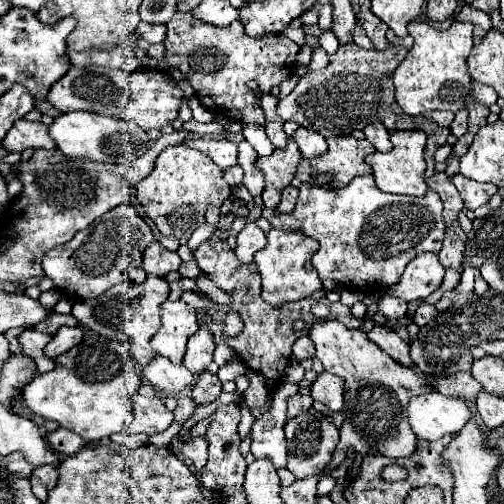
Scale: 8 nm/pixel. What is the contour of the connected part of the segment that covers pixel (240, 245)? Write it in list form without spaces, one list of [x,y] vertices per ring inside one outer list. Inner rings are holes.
[[[248,222],[238,234],[234,254],[240,262],[250,264],[254,258],[254,252],[262,250],[264,246],[266,246],[266,234],[254,222]]]

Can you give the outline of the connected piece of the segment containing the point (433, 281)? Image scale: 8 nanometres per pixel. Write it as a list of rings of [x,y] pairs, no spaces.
[[[420,254],[406,266],[400,282],[386,288],[386,294],[402,298],[406,302],[426,298],[440,288],[442,278],[444,278],[444,266],[438,262],[438,256]]]

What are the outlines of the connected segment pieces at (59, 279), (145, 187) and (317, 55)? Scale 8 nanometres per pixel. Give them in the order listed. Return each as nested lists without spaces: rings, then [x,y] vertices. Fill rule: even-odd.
[[[122,204],[118,208],[112,208],[86,230],[78,232],[68,244],[52,248],[44,256],[42,268],[44,274],[54,280],[60,292],[82,300],[94,298],[108,290],[112,284],[128,280],[133,286],[142,284],[146,279],[142,256],[152,240],[152,228],[138,216],[136,208],[132,204]]]
[[[184,144],[166,148],[154,164],[154,170],[136,184],[136,198],[144,212],[152,218],[164,236],[190,236],[196,226],[204,224],[204,214],[210,206],[220,208],[232,194],[232,188],[222,178],[222,168],[210,156]]]
[[[323,48],[314,49],[312,59],[308,65],[309,71],[319,70],[326,67],[329,63],[329,55]]]

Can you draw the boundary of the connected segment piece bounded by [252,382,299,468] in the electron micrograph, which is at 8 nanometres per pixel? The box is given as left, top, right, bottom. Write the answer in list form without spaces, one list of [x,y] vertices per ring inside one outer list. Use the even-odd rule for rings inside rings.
[[[283,382],[276,387],[272,405],[252,426],[252,454],[256,458],[270,458],[276,468],[286,466],[288,450],[282,426],[286,424],[287,400],[298,393],[299,385]]]

